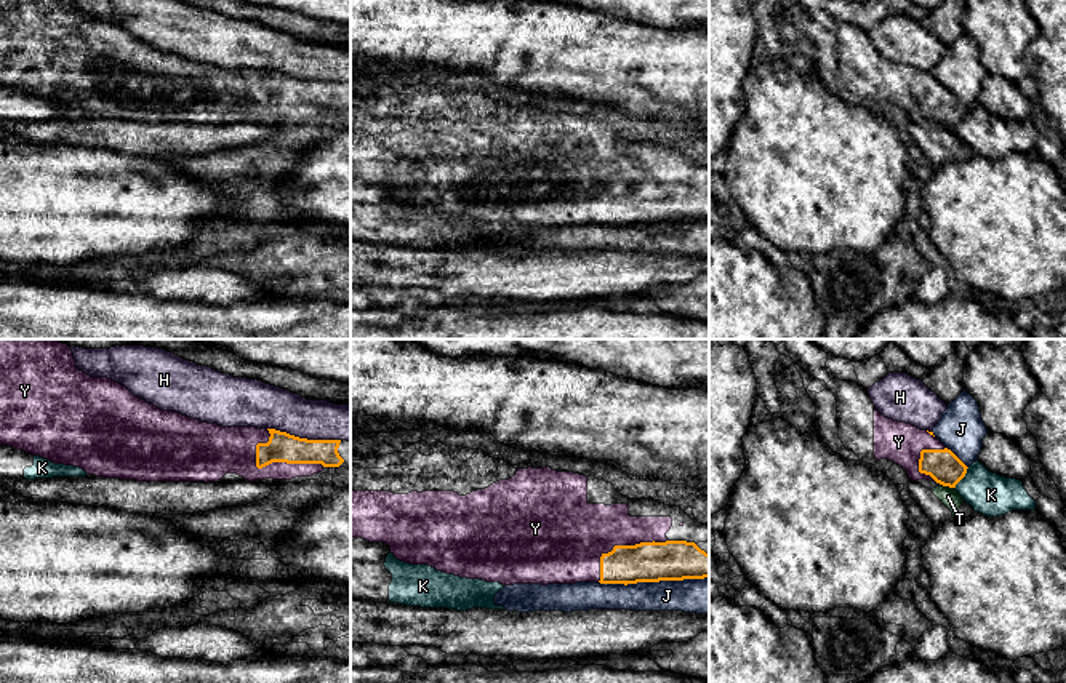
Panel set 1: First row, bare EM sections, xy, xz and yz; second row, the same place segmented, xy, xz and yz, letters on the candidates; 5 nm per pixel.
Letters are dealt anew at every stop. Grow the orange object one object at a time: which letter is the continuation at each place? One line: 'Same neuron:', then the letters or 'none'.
Same neuron: Y

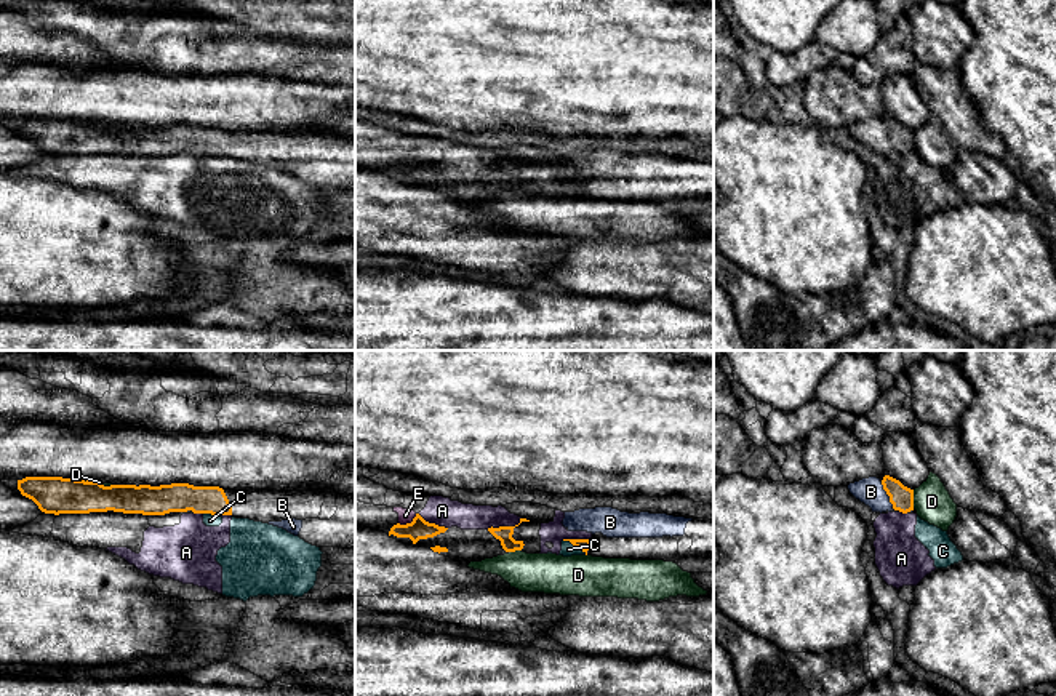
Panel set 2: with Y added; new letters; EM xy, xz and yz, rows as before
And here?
Same neuron: B

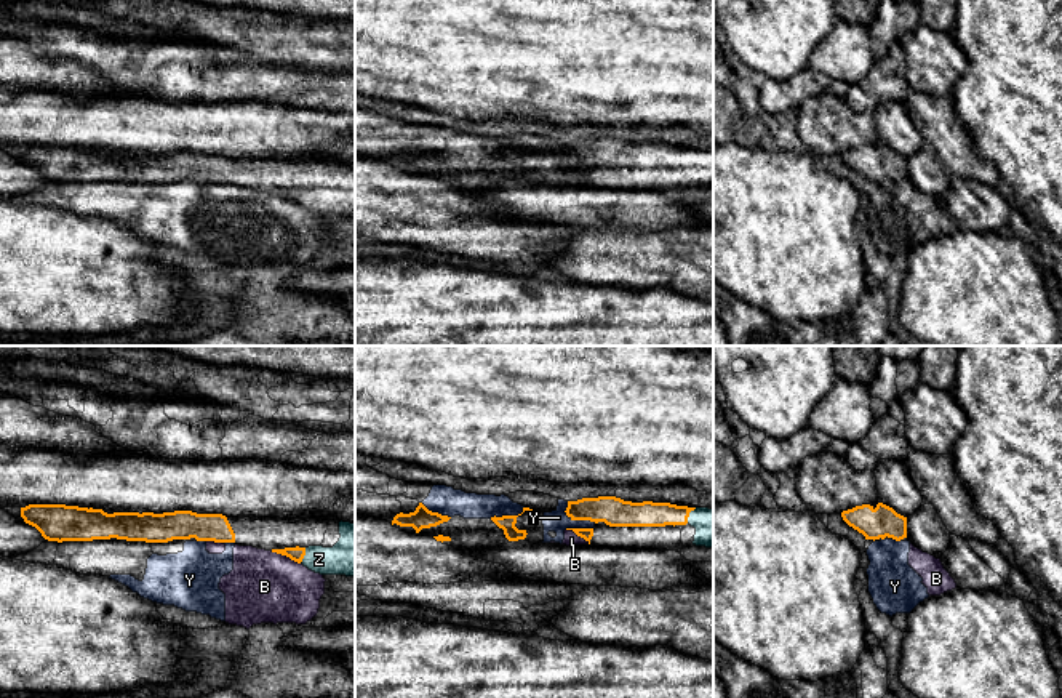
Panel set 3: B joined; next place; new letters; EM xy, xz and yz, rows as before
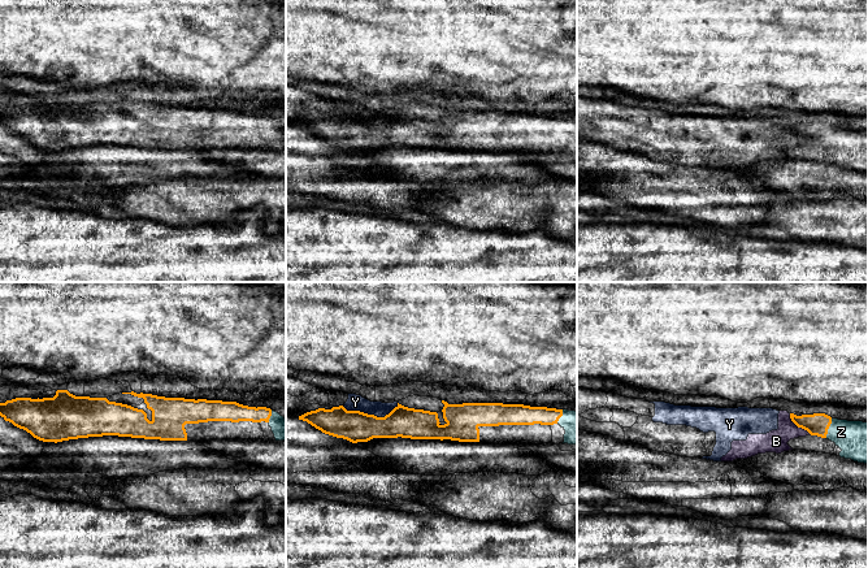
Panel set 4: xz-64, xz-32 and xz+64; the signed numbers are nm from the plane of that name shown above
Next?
Same neuron: Z

